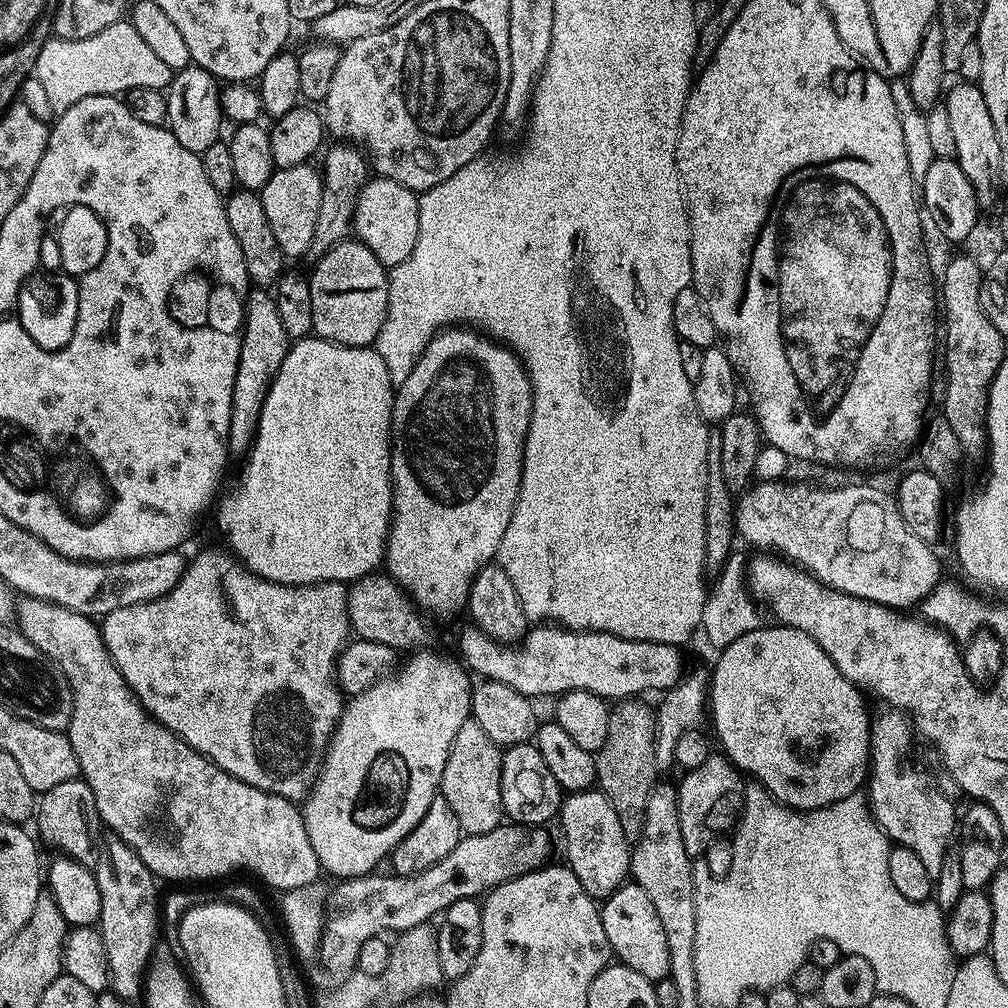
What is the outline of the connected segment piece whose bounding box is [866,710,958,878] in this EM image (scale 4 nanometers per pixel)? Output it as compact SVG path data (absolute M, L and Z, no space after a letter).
M884 710L880 717L873 719L870 724L870 740L874 745L874 755L870 760L872 777L868 780L866 787L866 800L870 805L870 811L875 823L883 831L888 833L889 841L896 844L904 844L926 866L926 874L936 877L942 874L942 858L950 851L951 842L954 840L954 833L958 828L958 812L952 809L952 804L923 776L920 772L915 772L912 768L903 768L904 755L908 752L908 739L913 739L914 732L905 720L903 715Z

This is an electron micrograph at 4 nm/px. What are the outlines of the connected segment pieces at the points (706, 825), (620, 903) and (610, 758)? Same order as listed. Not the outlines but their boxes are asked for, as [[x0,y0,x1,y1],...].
[[676,754,745,856],[600,882,670,982],[594,698,656,838]]

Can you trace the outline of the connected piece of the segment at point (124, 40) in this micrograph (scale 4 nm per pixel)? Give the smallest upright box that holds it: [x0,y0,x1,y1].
[34,22,174,114]

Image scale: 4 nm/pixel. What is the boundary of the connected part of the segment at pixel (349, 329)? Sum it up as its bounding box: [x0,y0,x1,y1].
[310,242,388,348]

